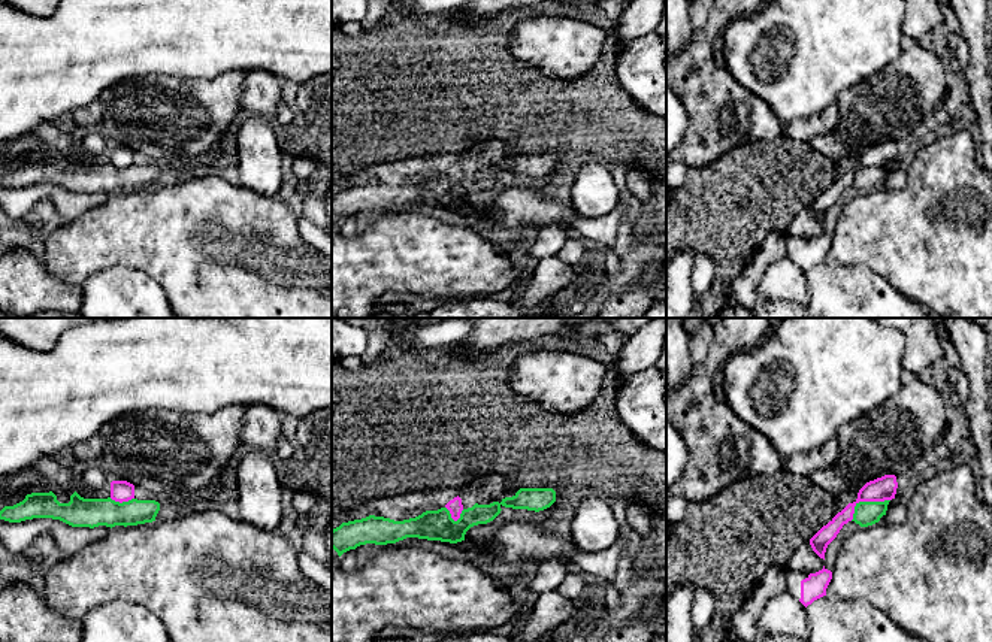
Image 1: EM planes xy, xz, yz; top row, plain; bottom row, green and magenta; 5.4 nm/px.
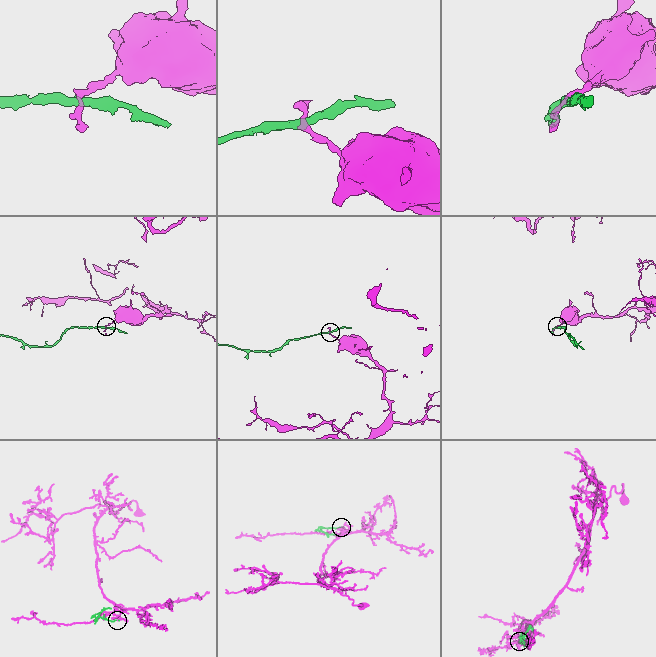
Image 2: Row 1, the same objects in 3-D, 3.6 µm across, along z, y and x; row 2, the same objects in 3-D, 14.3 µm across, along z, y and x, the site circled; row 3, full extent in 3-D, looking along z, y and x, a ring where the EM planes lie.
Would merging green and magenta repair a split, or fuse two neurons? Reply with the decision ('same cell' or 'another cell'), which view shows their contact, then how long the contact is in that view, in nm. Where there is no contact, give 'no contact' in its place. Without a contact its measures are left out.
another cell | yz | 240 nm

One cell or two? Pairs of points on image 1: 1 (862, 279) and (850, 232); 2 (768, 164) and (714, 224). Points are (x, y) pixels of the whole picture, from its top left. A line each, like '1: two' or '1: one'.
1: two
2: one

